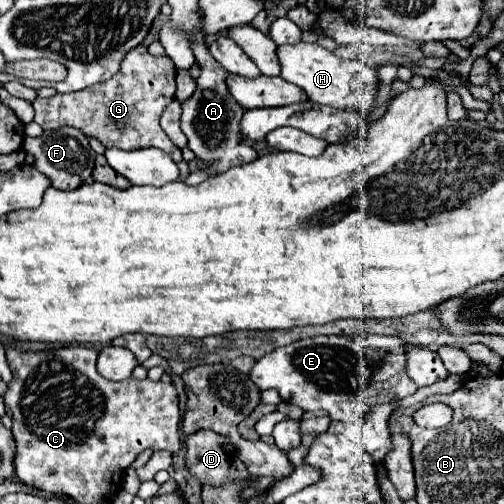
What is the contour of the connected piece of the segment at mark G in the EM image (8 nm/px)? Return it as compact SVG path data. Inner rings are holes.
M144 45L134 47L124 57L120 71L100 83L92 85L82 91L74 93L58 93L50 99L36 99L34 111L36 111L36 123L42 129L58 129L58 127L76 127L88 137L96 137L106 149L144 149L144 147L156 147L166 151L176 163L182 163L182 151L168 139L164 129L160 127L160 117L164 109L174 101L174 77L176 67L172 65L172 59L168 55L154 57L148 53Z

